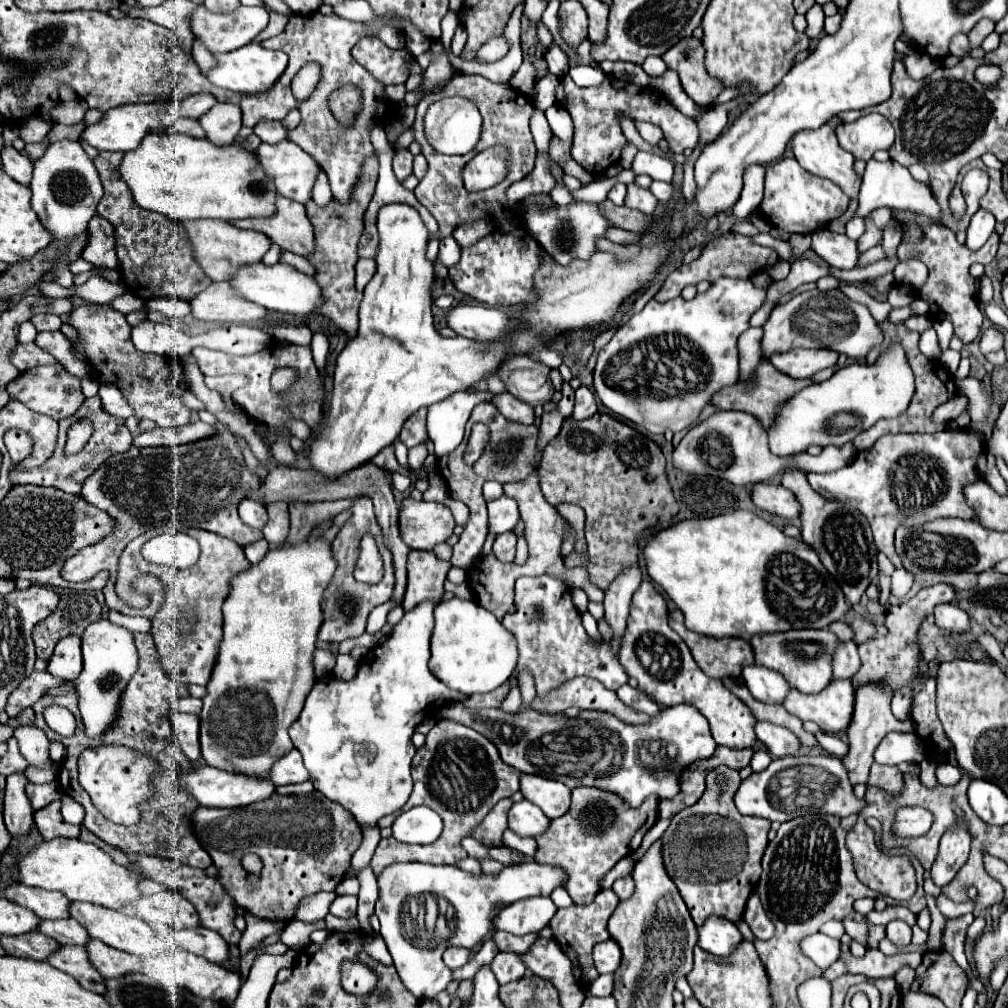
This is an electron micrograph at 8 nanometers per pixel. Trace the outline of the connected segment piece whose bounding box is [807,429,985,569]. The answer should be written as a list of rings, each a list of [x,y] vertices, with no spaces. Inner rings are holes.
[[[947,429],[931,435],[883,435],[871,449],[859,451],[851,465],[835,473],[809,473],[807,479],[825,499],[847,501],[863,511],[871,523],[877,549],[899,569],[903,563],[893,547],[893,533],[899,525],[915,527],[939,517],[975,519],[971,507],[963,501],[963,485],[981,479],[977,469],[977,457],[981,453],[985,453],[985,443],[969,429]]]

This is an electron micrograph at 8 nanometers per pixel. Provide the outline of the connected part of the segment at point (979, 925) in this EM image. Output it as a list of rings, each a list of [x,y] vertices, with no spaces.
[[[979,917],[979,919],[974,919],[973,925],[969,926],[966,936],[966,943],[972,943],[978,938],[979,934],[983,933],[985,928],[986,921],[983,917]]]

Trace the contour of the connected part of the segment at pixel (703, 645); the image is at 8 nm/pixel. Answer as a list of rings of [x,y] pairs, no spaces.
[[[679,609],[669,613],[669,627],[675,633],[679,633],[679,637],[689,645],[691,655],[695,663],[701,667],[701,671],[713,679],[739,677],[745,665],[755,663],[749,641],[737,637],[713,639],[713,637],[691,633],[683,625],[683,613]]]

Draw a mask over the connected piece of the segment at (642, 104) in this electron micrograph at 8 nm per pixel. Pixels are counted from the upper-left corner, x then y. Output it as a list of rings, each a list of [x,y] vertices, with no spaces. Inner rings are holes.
[[[569,75],[563,77],[561,85],[557,87],[557,101],[561,101],[561,107],[569,111],[573,123],[575,123],[575,135],[571,147],[573,159],[585,167],[593,176],[602,176],[605,170],[619,162],[622,149],[627,145],[627,139],[623,135],[619,115],[629,117],[631,121],[649,121],[663,129],[665,139],[669,143],[669,149],[673,153],[683,153],[685,149],[695,149],[699,143],[699,129],[697,121],[691,117],[685,117],[681,111],[677,111],[661,93],[655,95],[649,87],[639,87],[631,81],[615,79],[611,75],[605,77],[605,81],[597,87],[575,87],[573,79]],[[595,89],[603,89],[603,93],[595,93]]]

